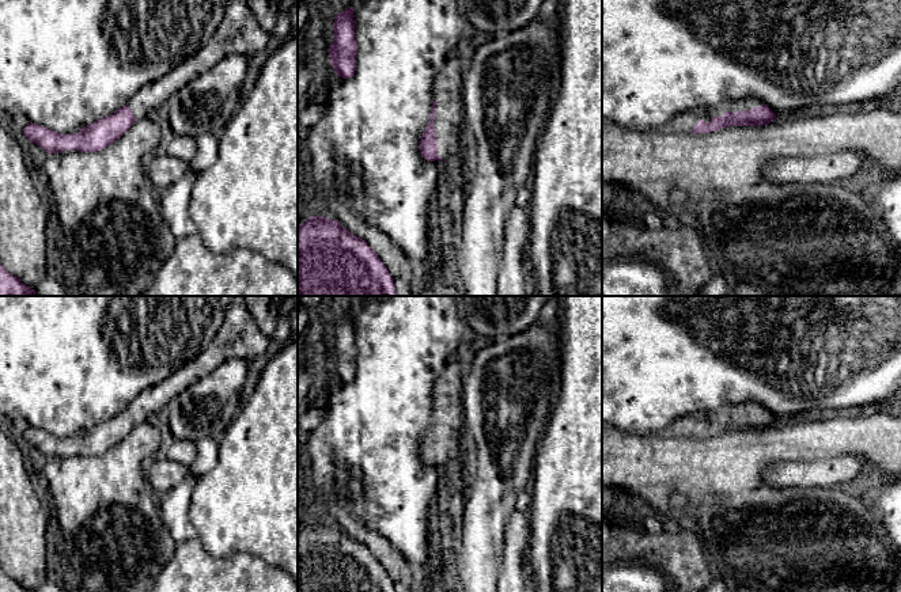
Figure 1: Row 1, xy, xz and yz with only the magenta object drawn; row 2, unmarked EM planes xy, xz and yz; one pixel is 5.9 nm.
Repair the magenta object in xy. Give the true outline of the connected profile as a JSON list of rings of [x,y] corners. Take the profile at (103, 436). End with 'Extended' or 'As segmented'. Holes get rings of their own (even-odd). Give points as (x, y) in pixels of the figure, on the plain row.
[[[230,304],[224,322],[208,348],[160,383],[141,391],[126,410],[106,422],[80,433],[76,439],[61,439],[30,426],[22,436],[30,447],[48,458],[76,454],[102,455],[137,425],[155,413],[164,411],[169,402],[188,387],[220,367],[226,360],[253,361],[272,348],[272,341],[260,330],[246,306]]]. Extended

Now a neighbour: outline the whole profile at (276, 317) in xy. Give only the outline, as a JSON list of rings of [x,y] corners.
[[[245,296],[245,306],[270,341],[287,344],[298,338],[298,296]]]

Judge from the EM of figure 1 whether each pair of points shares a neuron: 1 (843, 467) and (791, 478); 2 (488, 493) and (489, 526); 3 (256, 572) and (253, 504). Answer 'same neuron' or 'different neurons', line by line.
1: same neuron
2: same neuron
3: different neurons

